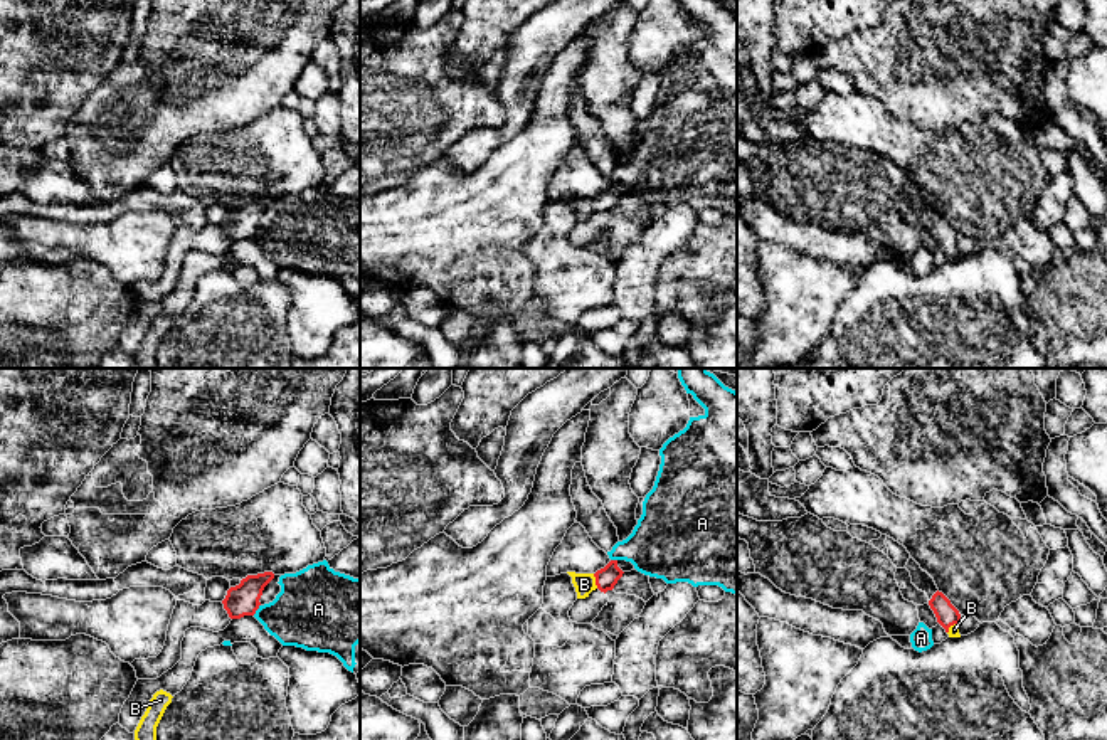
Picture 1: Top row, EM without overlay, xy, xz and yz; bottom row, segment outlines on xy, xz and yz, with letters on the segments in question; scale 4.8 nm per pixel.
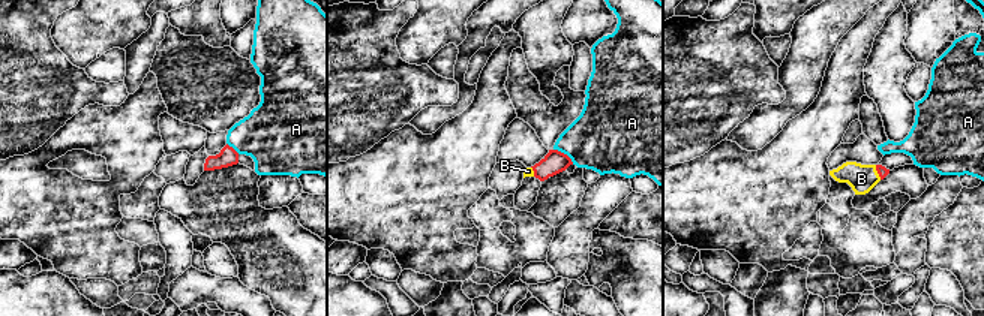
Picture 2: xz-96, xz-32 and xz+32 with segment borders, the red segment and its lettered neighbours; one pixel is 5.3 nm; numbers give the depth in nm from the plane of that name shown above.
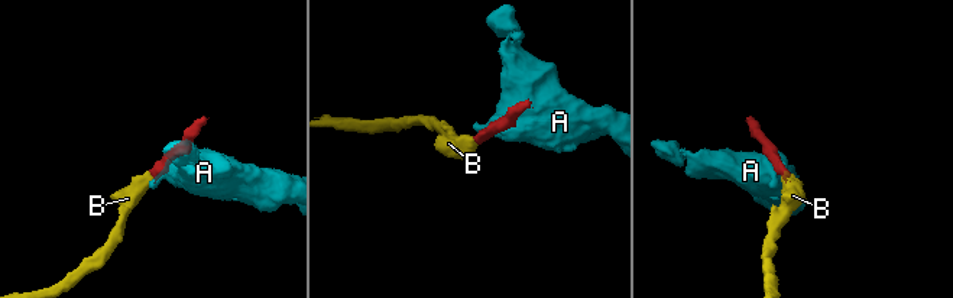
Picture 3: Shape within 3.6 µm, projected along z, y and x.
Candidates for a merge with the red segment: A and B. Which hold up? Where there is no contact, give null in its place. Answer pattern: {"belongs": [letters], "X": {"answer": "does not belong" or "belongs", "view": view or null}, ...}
{"belongs": ["B"], "A": {"answer": "does not belong", "view": "xy"}, "B": {"answer": "belongs", "view": "xz"}}

